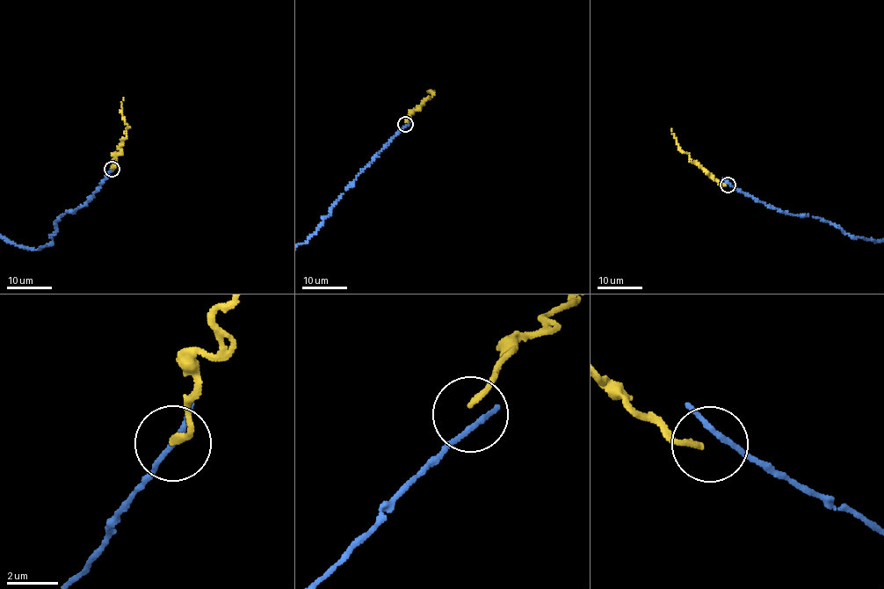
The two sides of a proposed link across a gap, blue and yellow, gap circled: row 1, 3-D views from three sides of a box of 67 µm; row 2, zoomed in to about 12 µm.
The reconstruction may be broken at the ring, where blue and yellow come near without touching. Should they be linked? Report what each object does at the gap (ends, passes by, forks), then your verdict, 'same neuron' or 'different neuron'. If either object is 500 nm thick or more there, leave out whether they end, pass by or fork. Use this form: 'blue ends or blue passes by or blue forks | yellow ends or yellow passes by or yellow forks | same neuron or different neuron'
blue passes by | yellow ends | different neuron

